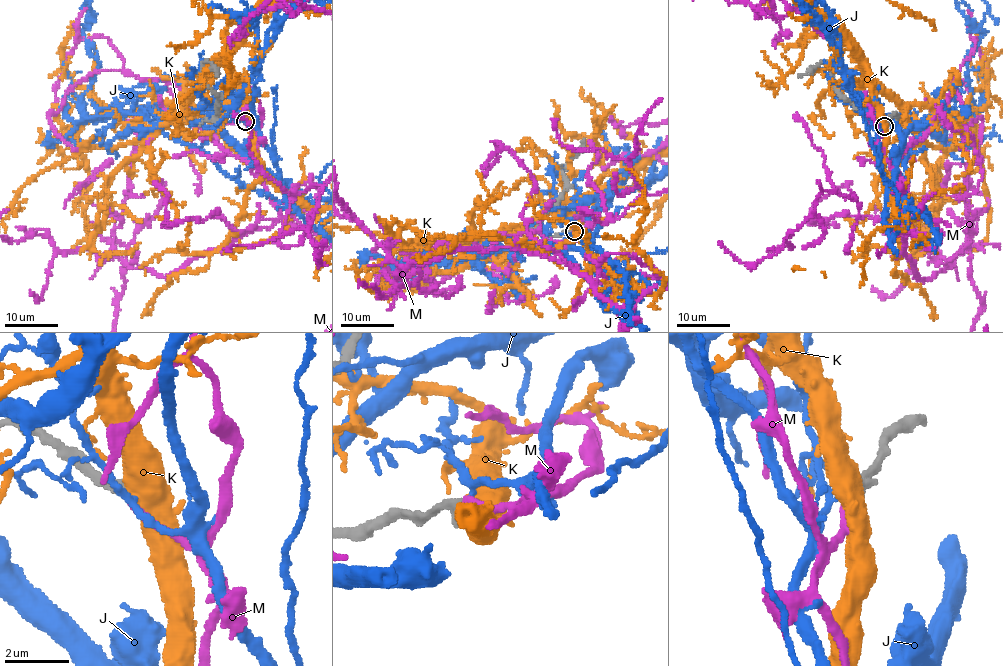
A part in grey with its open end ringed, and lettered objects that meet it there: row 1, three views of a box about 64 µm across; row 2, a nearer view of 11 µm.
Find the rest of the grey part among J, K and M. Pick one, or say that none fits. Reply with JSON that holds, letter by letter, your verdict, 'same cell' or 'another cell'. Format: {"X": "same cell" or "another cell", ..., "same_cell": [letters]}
{"J": "another cell", "K": "another cell", "M": "same cell", "same_cell": ["M"]}

